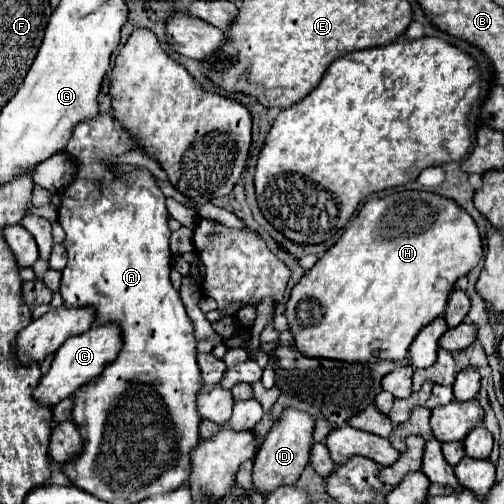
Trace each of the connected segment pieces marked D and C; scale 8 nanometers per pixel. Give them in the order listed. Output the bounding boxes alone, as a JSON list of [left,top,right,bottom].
[[252,407,314,495],[34,323,122,405]]

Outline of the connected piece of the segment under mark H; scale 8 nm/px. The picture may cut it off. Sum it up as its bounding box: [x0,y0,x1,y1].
[286,189,484,363]

